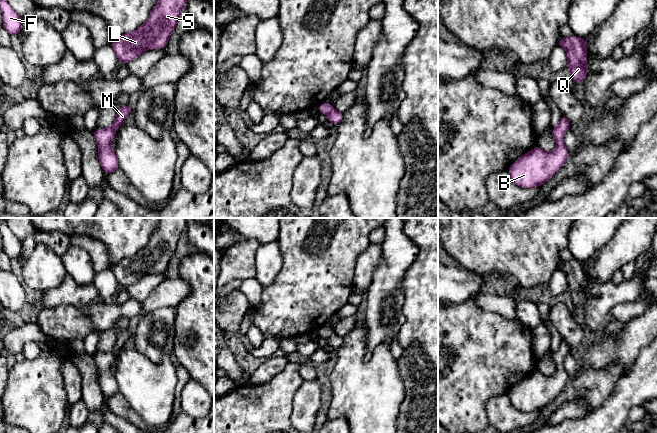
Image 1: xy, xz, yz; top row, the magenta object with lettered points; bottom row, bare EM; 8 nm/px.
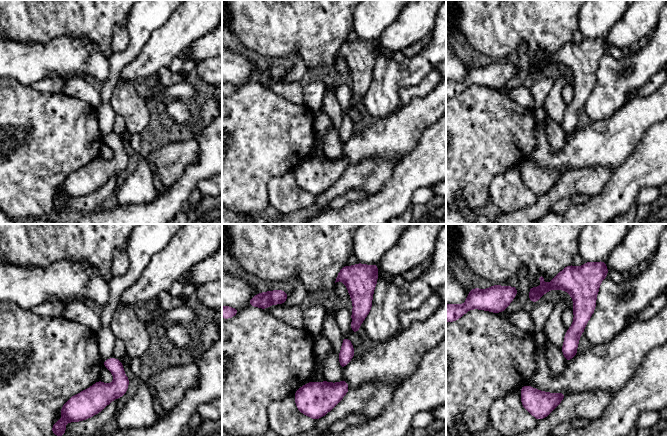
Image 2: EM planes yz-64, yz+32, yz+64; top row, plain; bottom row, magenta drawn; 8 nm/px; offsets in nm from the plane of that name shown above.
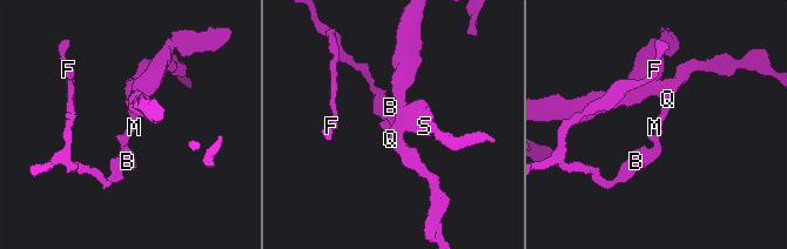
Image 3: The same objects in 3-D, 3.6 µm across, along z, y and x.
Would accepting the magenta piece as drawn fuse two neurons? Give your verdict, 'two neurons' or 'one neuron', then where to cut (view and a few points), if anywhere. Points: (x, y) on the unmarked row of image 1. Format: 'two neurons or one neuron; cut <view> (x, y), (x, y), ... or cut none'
one neuron; cut none

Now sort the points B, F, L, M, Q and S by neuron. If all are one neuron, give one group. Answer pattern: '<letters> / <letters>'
B F L M Q S

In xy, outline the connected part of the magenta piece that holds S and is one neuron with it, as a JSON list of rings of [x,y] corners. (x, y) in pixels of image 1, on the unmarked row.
[[[160,218],[147,245],[134,256],[124,258],[112,266],[111,271],[119,286],[126,288],[148,273],[164,272],[186,225],[186,218]]]

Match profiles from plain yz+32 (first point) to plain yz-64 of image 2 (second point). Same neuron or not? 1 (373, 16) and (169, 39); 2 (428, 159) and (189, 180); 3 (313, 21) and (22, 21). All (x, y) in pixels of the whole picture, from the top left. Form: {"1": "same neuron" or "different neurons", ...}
{"1": "different neurons", "2": "same neuron", "3": "same neuron"}

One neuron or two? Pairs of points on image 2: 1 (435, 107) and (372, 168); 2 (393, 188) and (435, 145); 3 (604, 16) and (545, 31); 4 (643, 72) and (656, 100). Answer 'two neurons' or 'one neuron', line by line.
1: two neurons
2: one neuron
3: two neurons
4: two neurons

